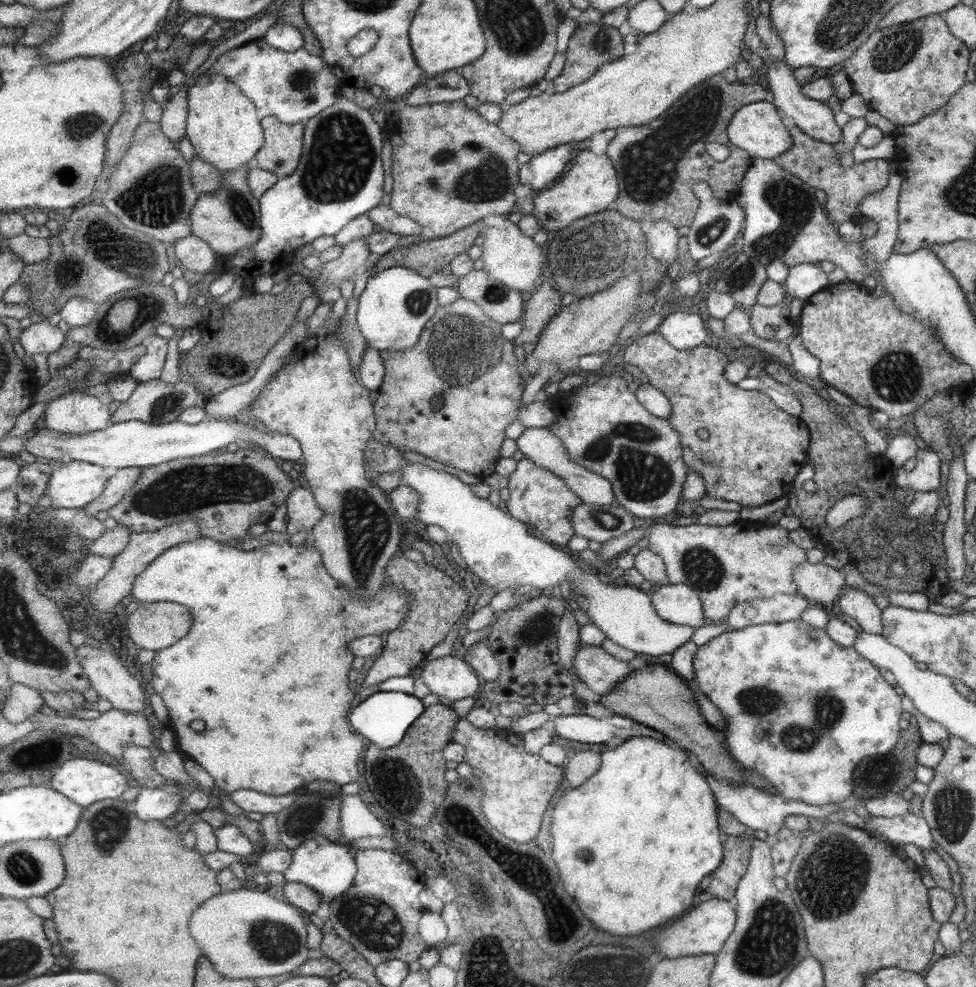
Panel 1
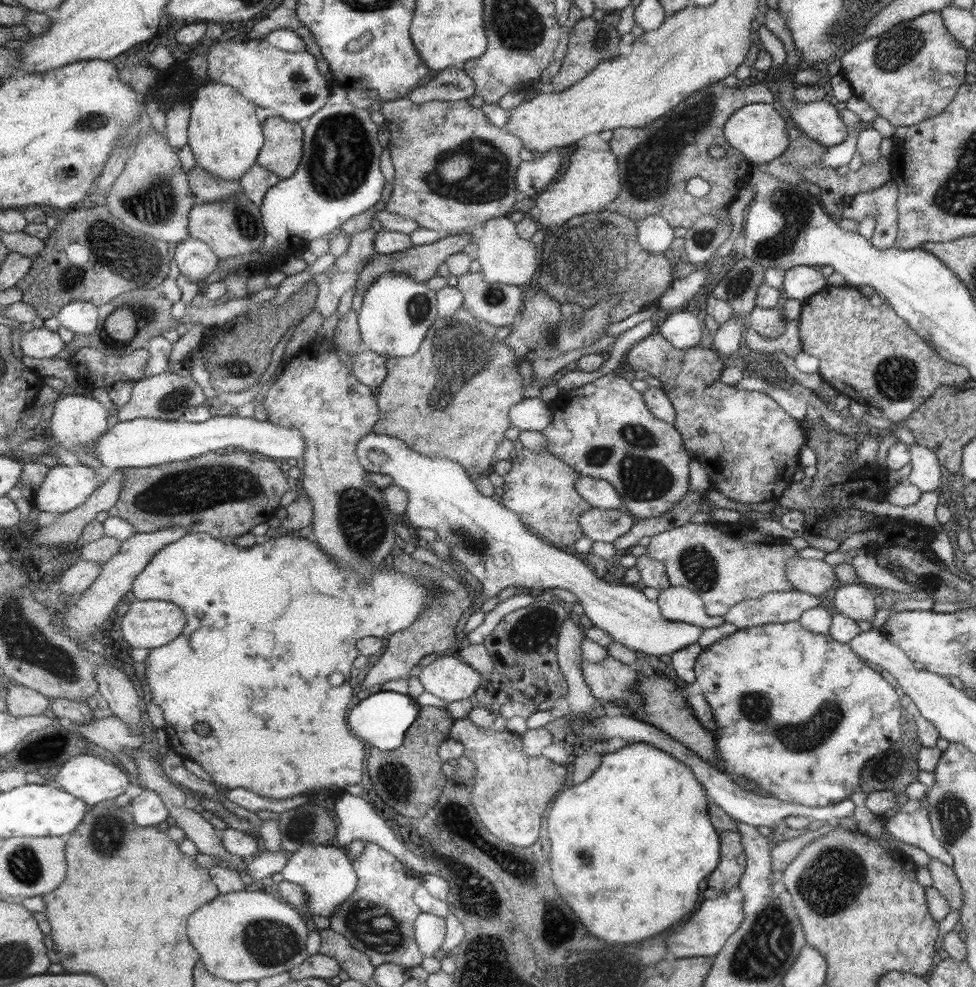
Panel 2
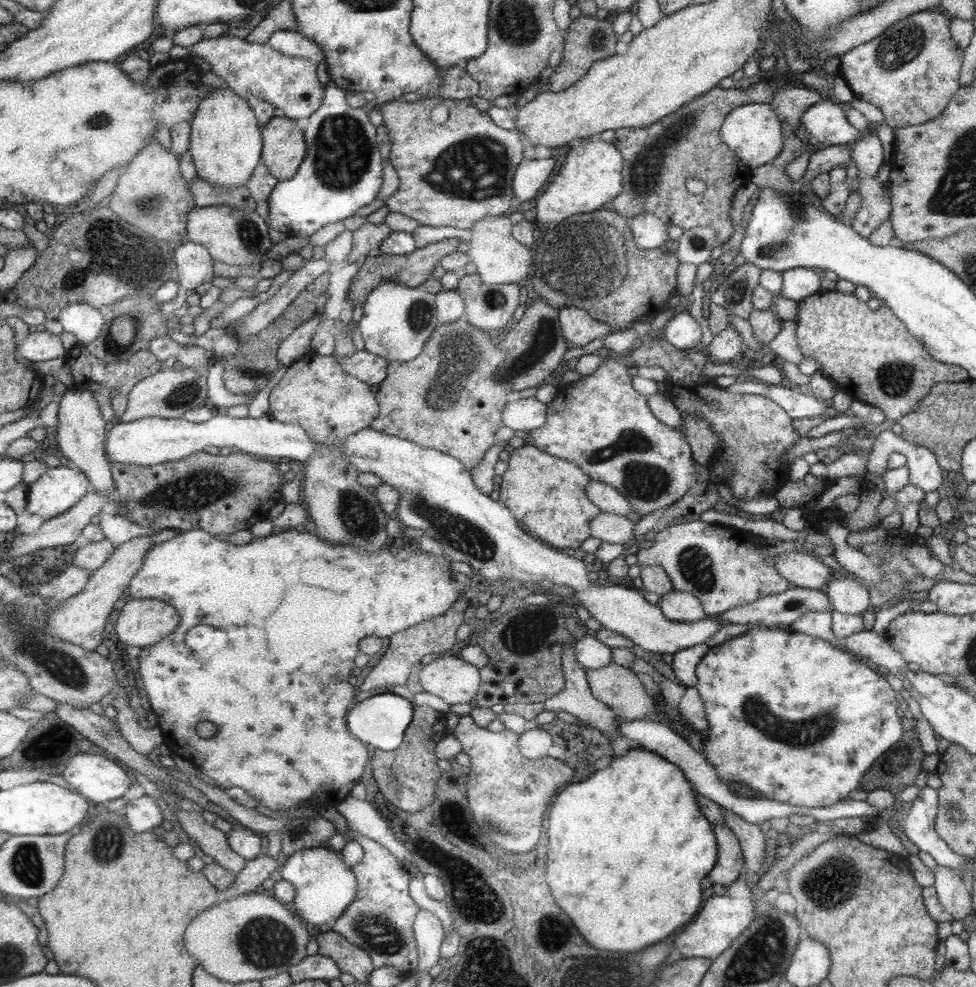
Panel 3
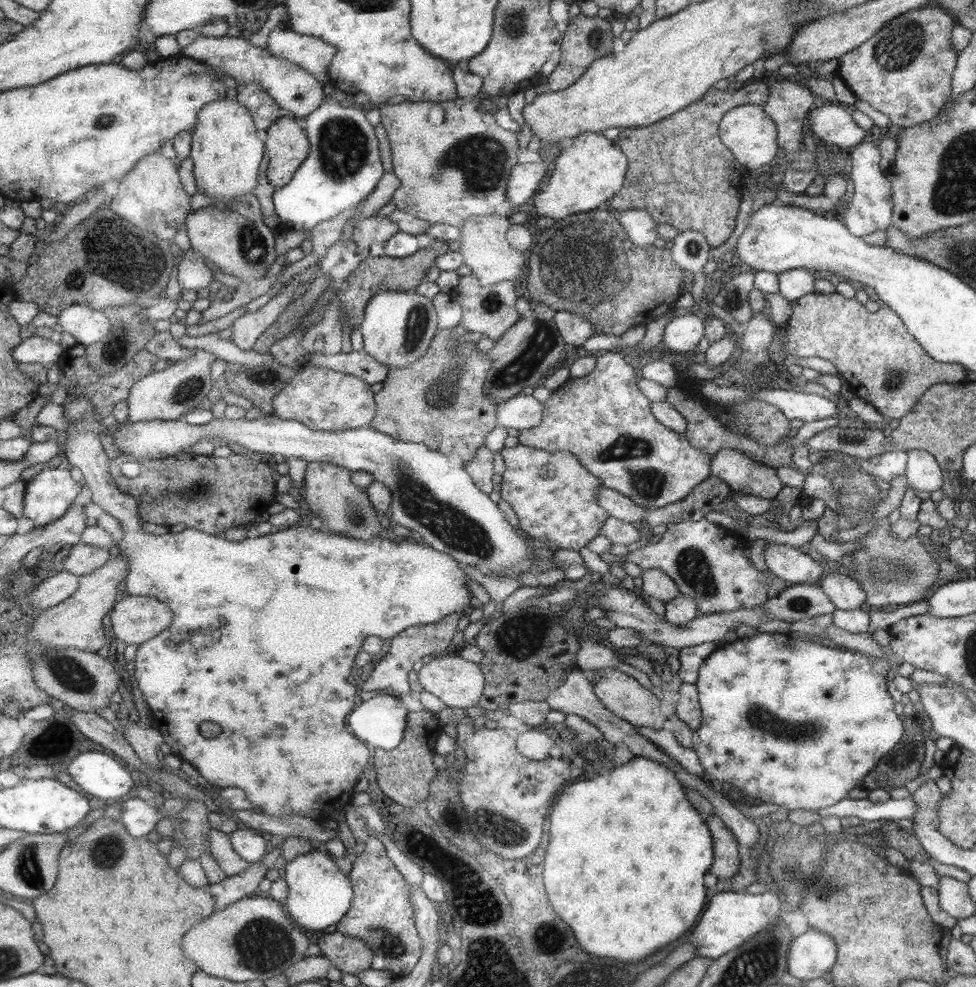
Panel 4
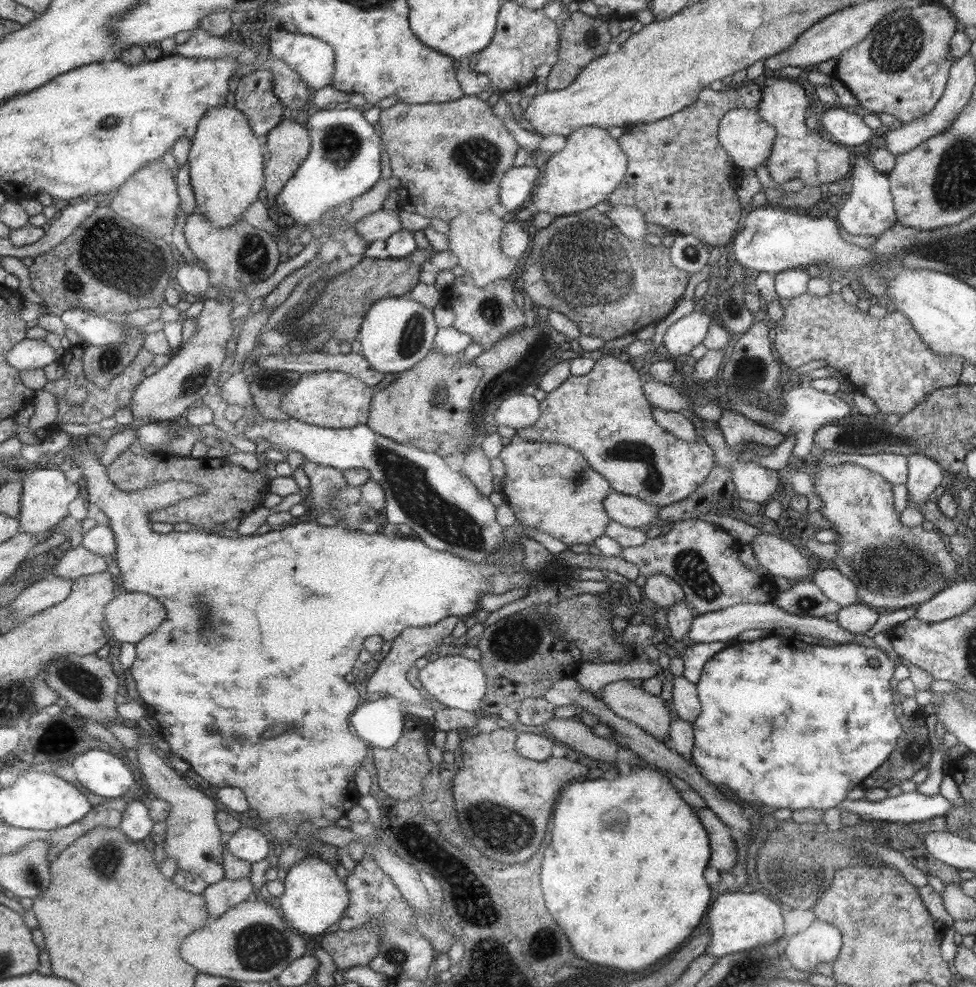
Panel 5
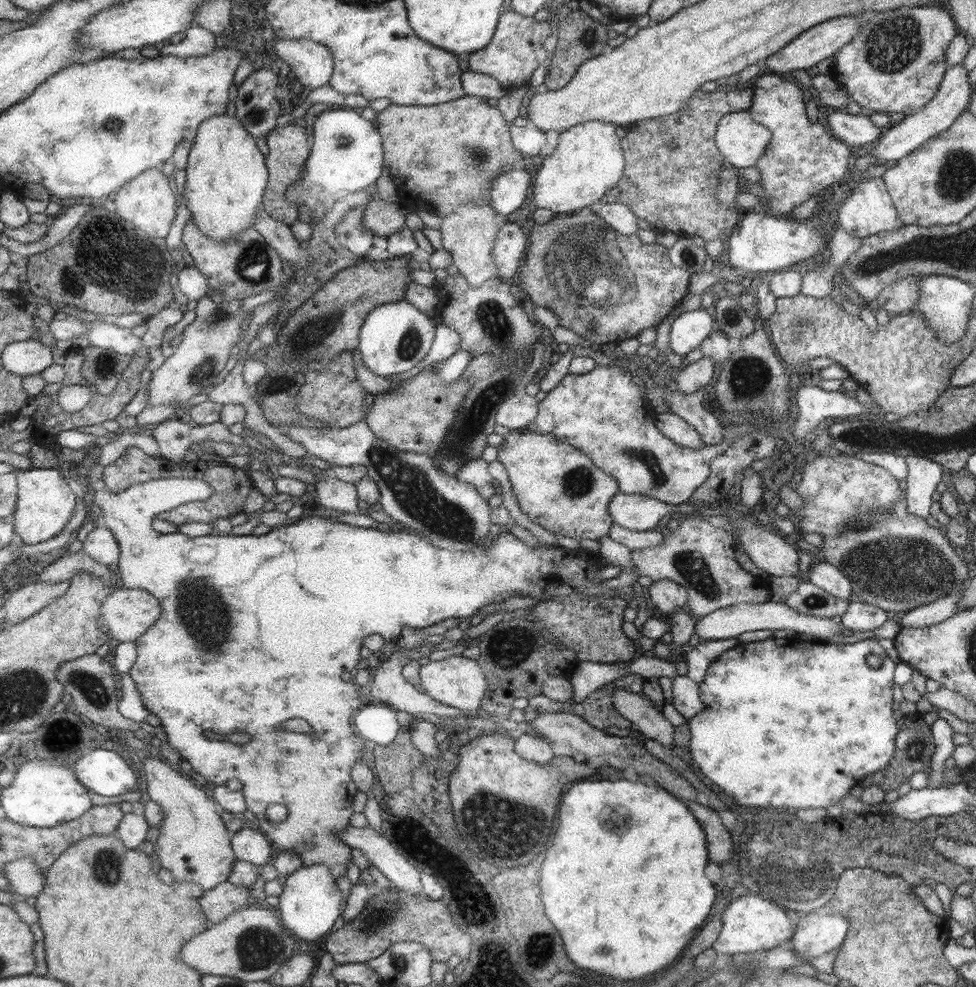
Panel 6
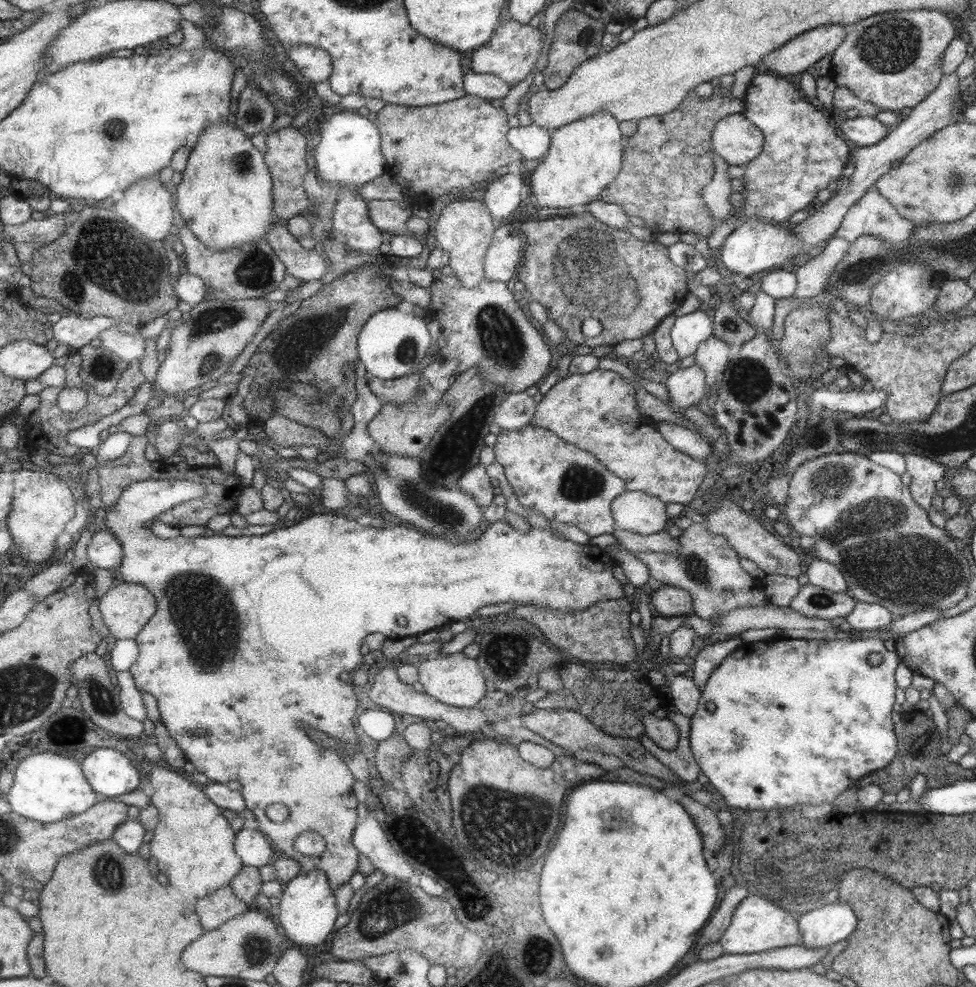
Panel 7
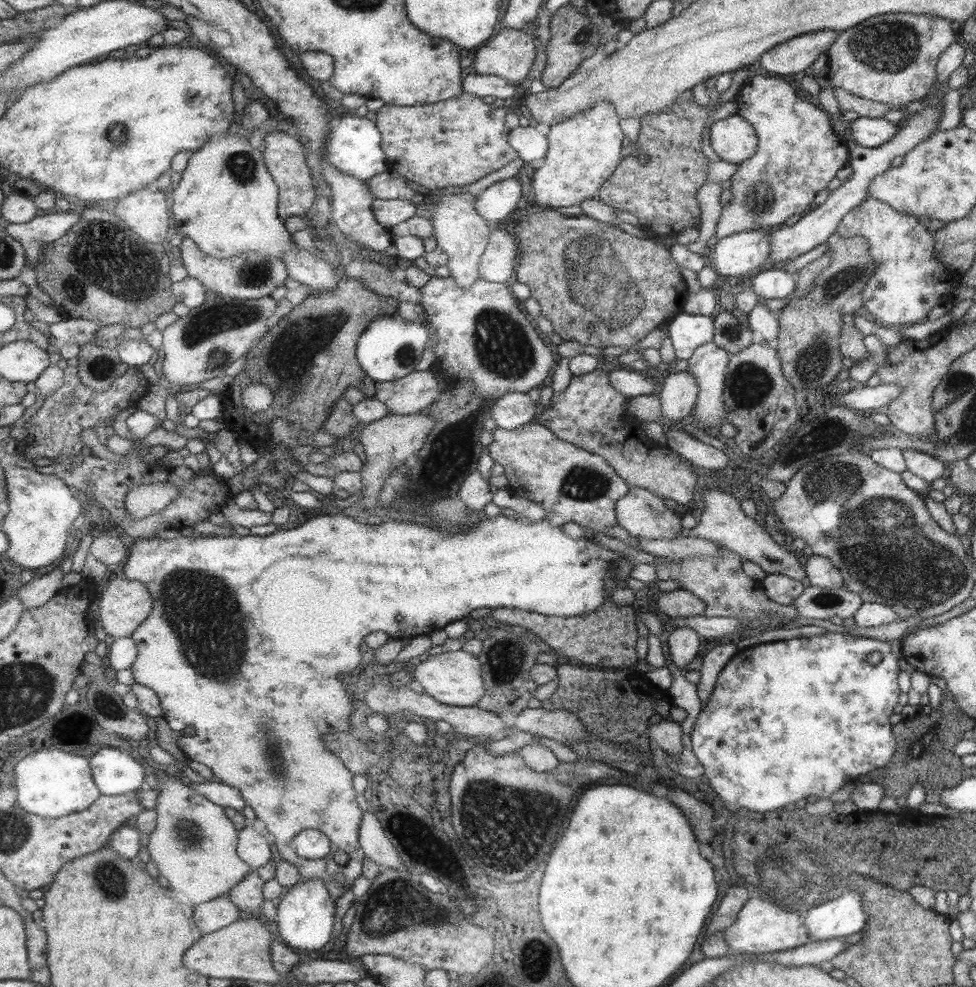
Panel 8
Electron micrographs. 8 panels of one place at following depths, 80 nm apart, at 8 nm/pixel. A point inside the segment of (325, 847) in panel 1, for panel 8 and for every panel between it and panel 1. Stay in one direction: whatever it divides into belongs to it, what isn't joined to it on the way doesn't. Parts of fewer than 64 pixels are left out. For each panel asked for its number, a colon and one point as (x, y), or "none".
2: (327, 873)
3: (326, 886)
4: (320, 895)
5: (316, 898)
6: (311, 903)
7: (308, 908)
8: (306, 915)

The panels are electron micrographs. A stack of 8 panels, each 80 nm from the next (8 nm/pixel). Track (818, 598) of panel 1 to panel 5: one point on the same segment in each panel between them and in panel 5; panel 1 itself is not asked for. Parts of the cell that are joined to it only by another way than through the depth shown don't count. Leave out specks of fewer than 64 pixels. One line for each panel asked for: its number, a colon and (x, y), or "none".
2: (814, 577)
3: (804, 572)
4: (796, 568)
5: (780, 557)

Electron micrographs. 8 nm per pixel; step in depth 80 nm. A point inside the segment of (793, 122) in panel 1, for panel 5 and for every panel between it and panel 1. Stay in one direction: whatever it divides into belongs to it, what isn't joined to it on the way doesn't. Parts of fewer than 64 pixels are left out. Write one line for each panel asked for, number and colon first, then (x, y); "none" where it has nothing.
2: (819, 121)
3: (827, 123)
4: (830, 124)
5: (846, 129)

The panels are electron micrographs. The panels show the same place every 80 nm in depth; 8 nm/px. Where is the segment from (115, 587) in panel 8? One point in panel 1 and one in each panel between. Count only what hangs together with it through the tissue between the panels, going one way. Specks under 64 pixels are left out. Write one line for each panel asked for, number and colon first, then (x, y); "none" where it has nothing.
1: (157, 626)
2: (150, 625)
3: (142, 623)
4: (135, 620)
5: (132, 617)
6: (129, 614)
7: (127, 608)

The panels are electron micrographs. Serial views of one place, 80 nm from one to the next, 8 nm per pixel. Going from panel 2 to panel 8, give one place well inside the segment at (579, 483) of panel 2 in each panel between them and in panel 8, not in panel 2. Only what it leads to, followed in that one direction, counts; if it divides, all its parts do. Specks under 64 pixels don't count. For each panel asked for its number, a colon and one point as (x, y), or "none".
3: (604, 497)
4: (617, 506)
5: (629, 511)
6: (634, 512)
7: (636, 512)
8: (642, 514)

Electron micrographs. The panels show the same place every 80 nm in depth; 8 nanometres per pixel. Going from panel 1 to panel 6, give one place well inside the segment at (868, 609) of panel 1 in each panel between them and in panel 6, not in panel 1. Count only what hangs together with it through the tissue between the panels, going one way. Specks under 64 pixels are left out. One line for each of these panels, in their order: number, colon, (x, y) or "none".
2: (855, 602)
3: (847, 596)
4: (844, 593)
5: (835, 587)
6: (826, 577)

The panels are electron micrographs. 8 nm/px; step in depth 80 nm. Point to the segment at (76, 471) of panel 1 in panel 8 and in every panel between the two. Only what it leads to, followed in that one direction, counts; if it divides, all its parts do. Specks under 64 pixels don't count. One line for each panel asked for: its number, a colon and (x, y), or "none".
2: (66, 488)
3: (60, 488)
4: (50, 494)
5: (47, 492)
6: (45, 502)
7: (42, 503)
8: (41, 507)

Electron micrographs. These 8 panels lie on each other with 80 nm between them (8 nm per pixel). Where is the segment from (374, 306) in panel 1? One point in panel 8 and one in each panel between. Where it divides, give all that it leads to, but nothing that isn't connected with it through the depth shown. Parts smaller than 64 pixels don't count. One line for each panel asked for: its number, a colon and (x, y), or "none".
2: (397, 311)
3: (397, 321)
4: (399, 326)
5: (398, 332)
6: (396, 336)
7: (394, 341)
8: (389, 349)

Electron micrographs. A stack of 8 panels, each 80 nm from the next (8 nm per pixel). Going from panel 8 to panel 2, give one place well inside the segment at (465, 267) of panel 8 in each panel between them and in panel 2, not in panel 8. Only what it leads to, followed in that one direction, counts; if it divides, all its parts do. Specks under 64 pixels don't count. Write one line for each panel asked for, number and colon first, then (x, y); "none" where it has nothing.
2: (504, 258)
3: (499, 259)
4: (482, 239)
5: (475, 238)
6: (468, 234)
7: (464, 229)

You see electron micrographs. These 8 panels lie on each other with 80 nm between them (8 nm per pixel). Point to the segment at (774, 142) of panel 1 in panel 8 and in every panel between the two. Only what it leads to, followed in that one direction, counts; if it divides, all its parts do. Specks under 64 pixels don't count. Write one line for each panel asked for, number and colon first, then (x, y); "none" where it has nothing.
2: (756, 130)
3: (752, 131)
4: (746, 130)
5: (748, 140)
6: (742, 142)
7: (735, 140)
8: (733, 139)

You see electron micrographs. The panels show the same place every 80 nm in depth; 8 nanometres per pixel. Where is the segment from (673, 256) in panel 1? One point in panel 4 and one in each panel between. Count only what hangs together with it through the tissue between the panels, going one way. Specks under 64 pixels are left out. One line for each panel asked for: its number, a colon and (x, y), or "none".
2: (654, 234)
3: (648, 231)
4: (639, 227)

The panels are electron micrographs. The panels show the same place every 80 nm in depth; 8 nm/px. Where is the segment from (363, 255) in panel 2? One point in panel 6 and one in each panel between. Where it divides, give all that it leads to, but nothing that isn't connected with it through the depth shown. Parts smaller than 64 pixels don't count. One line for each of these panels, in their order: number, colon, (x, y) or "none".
3: (368, 237)
4: (373, 230)
5: (381, 225)
6: (385, 219)

